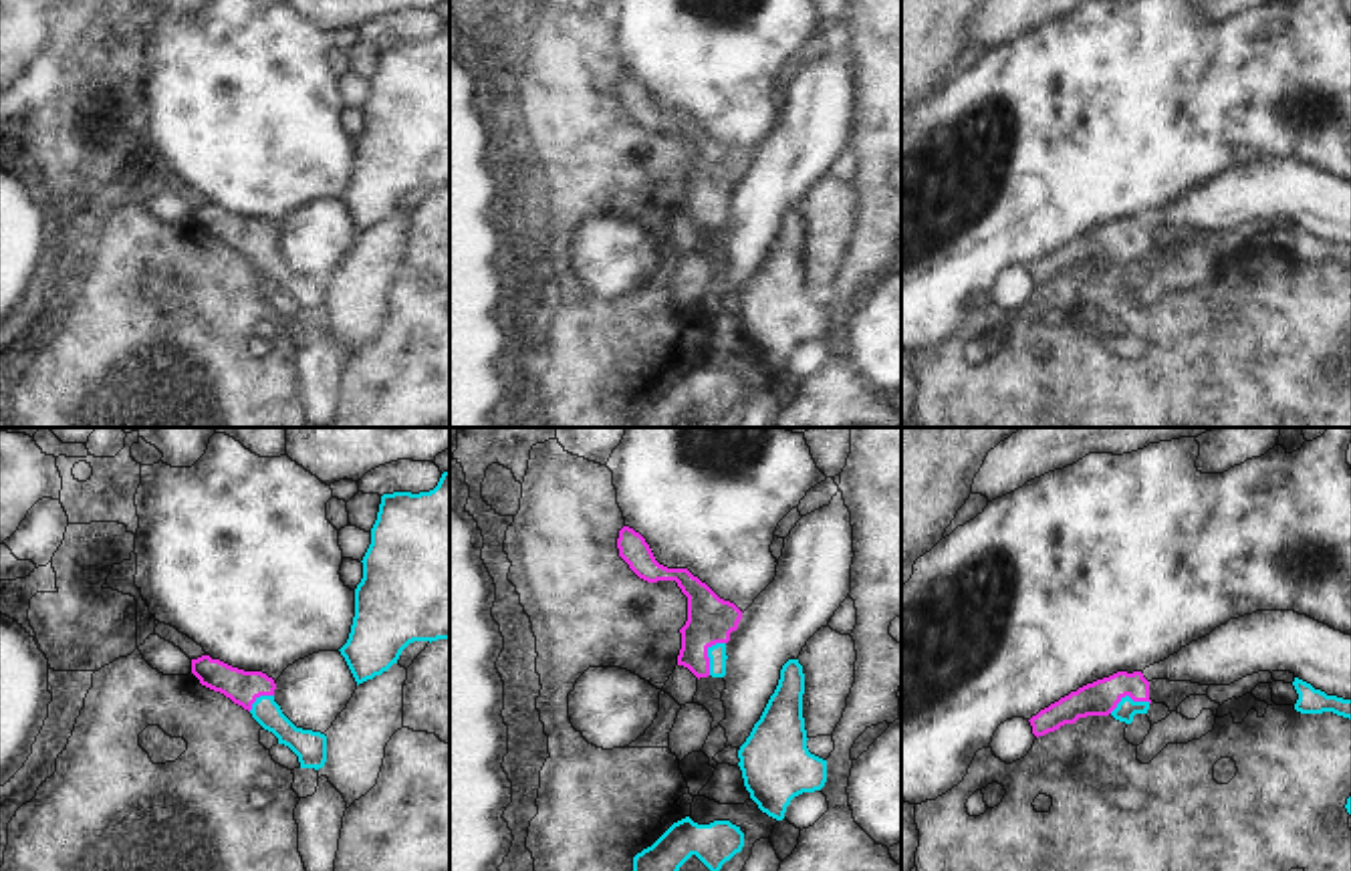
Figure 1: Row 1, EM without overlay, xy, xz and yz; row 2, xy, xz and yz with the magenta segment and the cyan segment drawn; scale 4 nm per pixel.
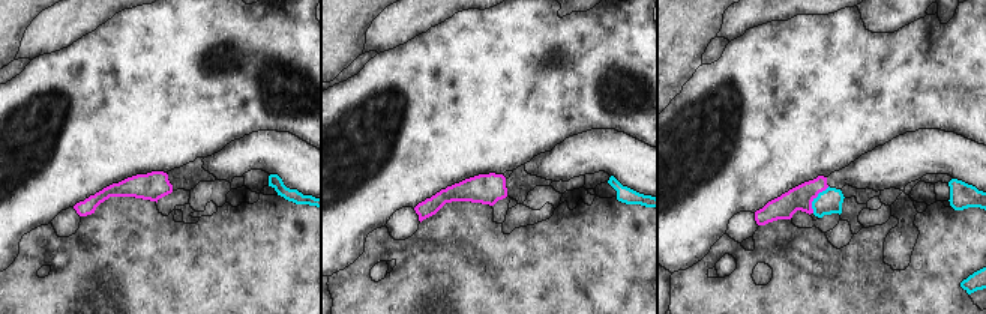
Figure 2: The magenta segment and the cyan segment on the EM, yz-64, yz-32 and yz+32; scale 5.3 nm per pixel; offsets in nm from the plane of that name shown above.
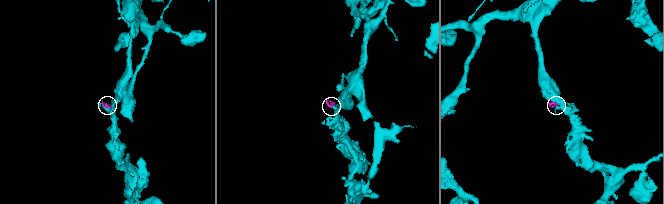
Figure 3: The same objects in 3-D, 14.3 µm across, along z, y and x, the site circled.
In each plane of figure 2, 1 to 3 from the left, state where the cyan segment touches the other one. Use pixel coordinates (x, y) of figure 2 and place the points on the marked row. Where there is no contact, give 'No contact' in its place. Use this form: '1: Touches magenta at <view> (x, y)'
1: No contact
2: No contact
3: Touches magenta at yz+32 (815, 197).

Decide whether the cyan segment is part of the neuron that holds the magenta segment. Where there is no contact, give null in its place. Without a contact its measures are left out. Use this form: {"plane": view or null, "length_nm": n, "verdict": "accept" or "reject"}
{"plane": "xz", "length_nm": 150, "verdict": "accept"}

